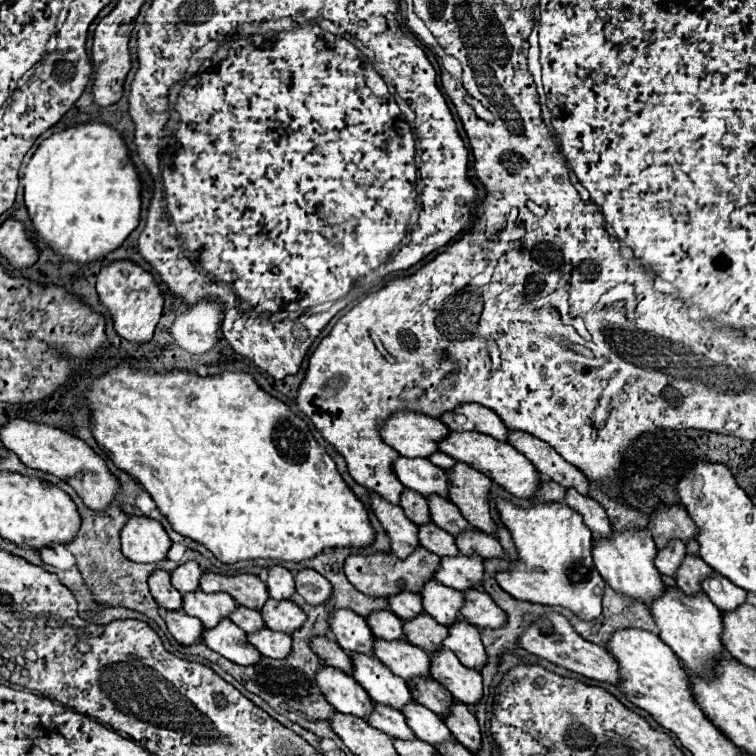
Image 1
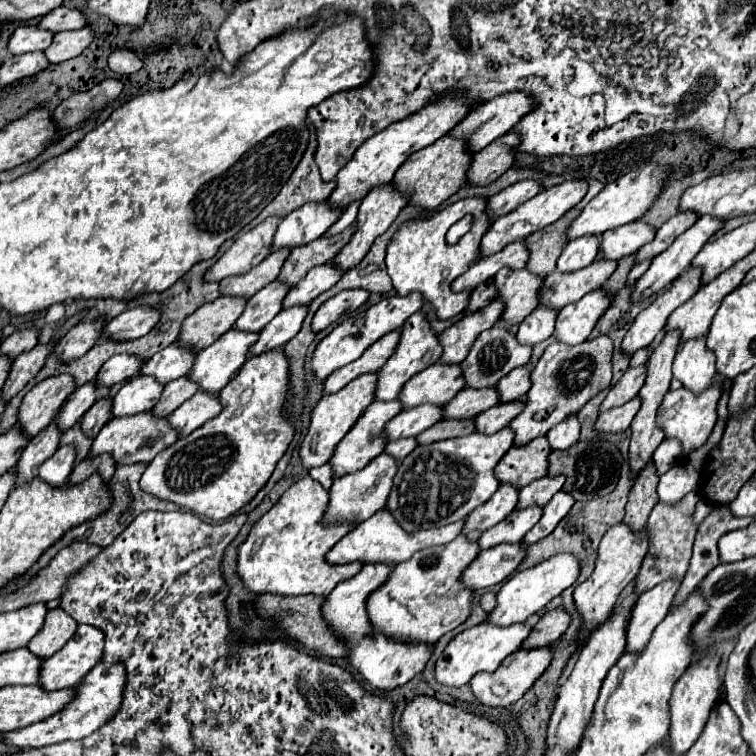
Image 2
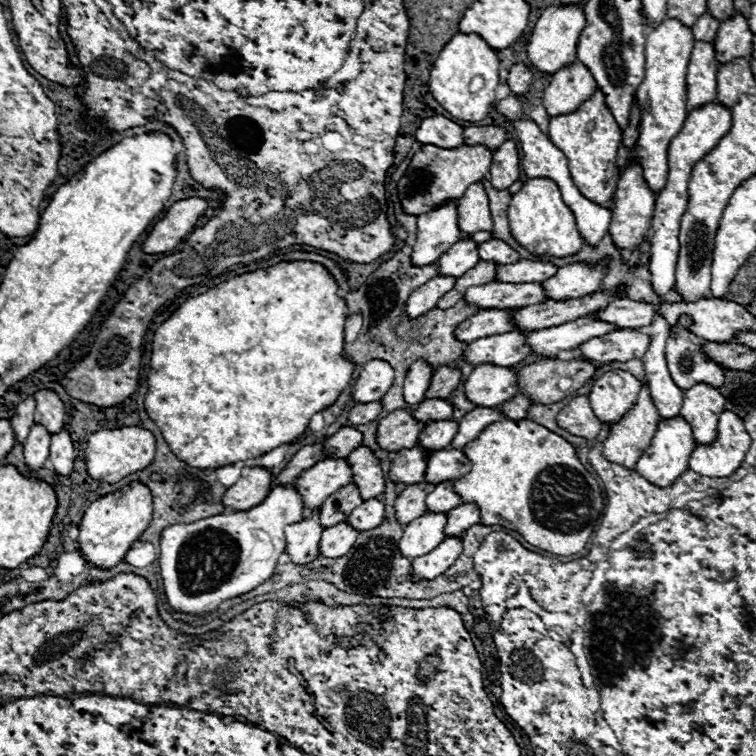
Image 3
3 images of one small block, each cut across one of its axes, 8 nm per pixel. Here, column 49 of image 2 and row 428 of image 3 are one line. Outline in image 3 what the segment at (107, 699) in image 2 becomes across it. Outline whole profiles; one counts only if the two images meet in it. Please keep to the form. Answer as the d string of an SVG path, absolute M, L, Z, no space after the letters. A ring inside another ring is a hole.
M724 410L718 418L718 436L712 444L698 444L690 456L690 470L706 478L734 474L750 448L750 434L740 416Z

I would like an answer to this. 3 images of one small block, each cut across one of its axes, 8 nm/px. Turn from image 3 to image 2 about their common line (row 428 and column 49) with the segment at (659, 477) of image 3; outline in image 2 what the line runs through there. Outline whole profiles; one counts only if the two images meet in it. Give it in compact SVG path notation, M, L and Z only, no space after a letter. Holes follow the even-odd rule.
M80 624L76 634L54 656L42 660L38 684L44 690L62 690L76 686L92 670L104 648L104 634L88 624Z

